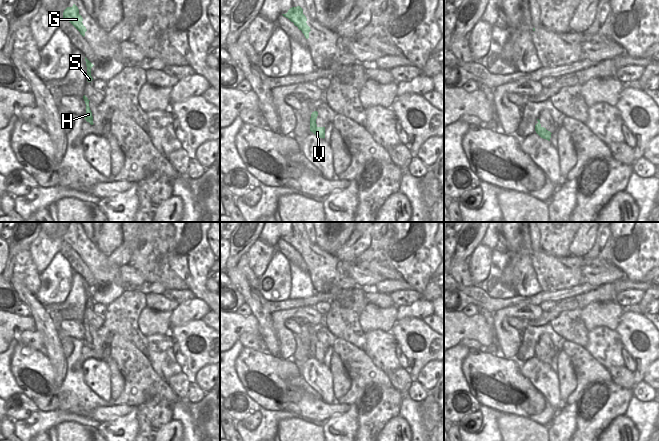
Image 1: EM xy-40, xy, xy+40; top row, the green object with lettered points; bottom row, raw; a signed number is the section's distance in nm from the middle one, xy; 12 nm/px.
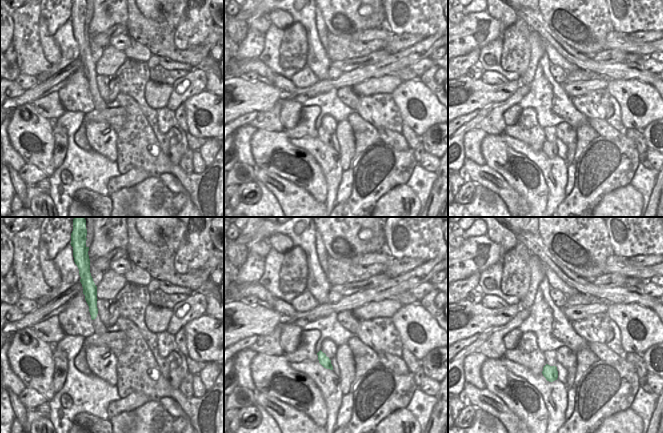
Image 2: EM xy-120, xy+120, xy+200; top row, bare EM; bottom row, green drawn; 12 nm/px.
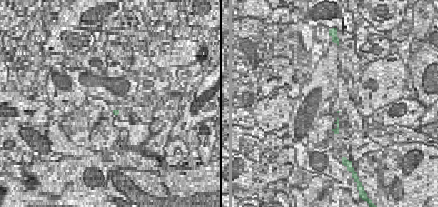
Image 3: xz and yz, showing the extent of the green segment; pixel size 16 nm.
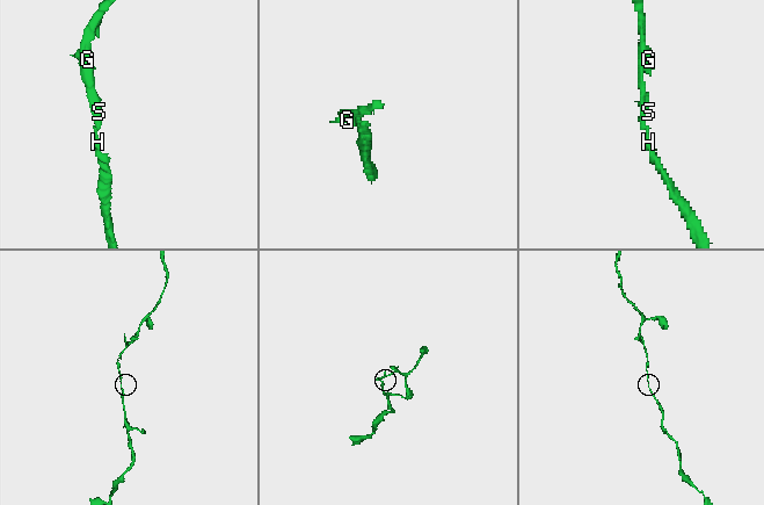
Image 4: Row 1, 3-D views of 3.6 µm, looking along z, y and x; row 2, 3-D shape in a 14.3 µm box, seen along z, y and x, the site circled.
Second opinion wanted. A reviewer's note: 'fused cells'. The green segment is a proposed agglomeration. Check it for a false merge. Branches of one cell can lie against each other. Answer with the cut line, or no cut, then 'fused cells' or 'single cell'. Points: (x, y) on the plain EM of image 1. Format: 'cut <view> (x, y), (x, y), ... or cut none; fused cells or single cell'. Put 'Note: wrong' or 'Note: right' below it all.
cut none; single cell
Note: wrong

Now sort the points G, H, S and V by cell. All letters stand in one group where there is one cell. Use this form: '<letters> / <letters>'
G H S V

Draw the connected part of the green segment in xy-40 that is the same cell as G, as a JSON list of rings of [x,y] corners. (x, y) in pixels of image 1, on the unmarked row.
[[[73,228],[72,231],[67,231],[63,236],[63,242],[66,242],[84,261],[87,255],[86,251],[83,249],[83,242],[79,238],[78,231]]]

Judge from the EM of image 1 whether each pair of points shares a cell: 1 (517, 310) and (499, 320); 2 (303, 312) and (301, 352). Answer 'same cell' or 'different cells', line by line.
1: same cell
2: different cells

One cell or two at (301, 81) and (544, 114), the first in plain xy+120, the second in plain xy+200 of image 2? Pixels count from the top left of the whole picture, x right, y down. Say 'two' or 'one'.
two

